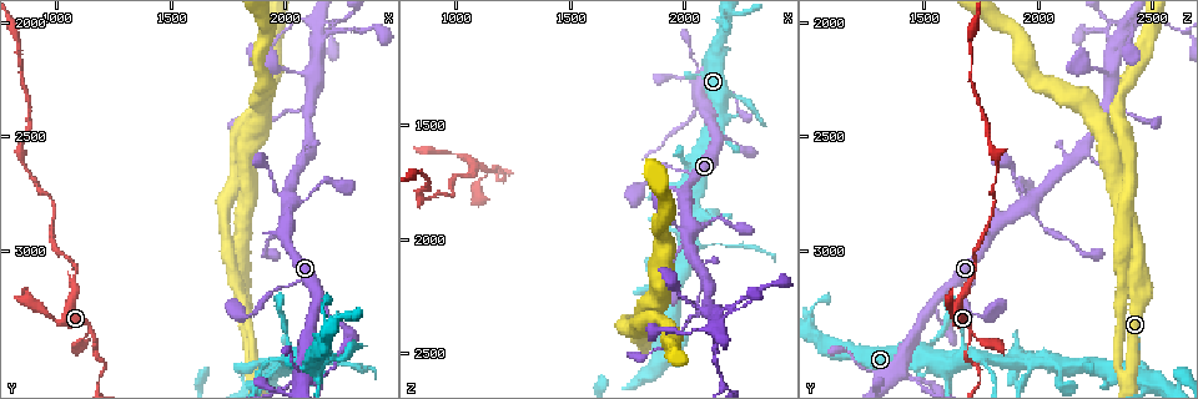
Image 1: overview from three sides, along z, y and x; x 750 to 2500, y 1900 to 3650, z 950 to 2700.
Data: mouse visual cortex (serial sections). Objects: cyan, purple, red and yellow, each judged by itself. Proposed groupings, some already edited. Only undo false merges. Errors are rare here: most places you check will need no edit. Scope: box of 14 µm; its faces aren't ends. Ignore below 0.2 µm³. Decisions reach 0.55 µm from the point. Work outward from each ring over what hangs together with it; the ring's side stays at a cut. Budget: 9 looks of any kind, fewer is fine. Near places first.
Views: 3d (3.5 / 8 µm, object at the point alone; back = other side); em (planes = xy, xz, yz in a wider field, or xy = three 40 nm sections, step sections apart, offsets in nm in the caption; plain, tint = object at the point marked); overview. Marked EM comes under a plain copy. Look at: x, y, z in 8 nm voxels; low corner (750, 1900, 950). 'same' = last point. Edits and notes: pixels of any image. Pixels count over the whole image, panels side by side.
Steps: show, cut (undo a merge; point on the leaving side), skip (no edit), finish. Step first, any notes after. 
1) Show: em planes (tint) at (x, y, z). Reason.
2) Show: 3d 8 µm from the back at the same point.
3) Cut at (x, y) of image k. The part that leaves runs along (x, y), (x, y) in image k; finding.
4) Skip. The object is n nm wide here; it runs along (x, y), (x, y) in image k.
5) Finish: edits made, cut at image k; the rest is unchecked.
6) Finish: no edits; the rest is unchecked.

Show: 3d 3.5 µm at (1860, 3560, 2400). A fork.

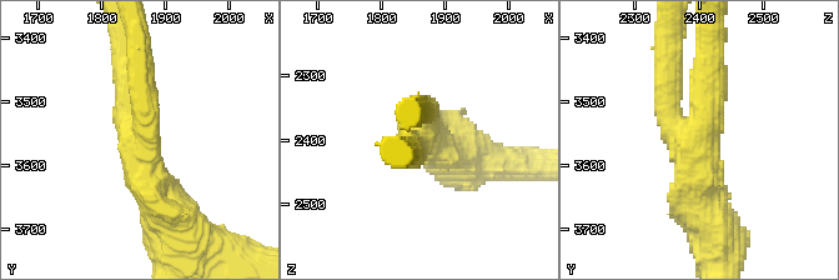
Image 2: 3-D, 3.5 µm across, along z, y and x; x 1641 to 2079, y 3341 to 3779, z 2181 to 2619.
Show: em xy step 5 (tint) at (1855, 3555, 2390). 3 arms meet here; the arms are 350, 400, 400 nm wide.

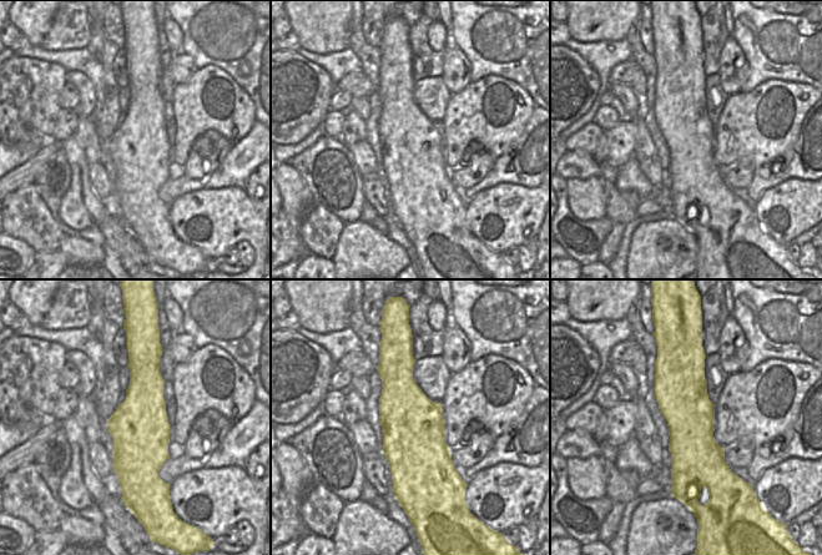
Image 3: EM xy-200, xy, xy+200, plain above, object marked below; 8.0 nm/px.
Show: em xy step 2 (tint) at the same point. Cut it another way.

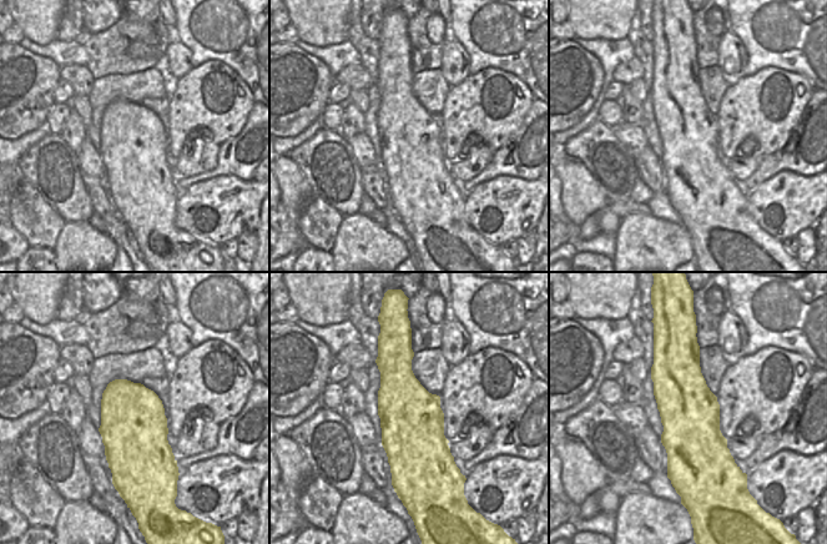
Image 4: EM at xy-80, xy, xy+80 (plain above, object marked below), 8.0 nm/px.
Skip. It runs along (406, 150), (425, 119), (421, 109) in image 2; one cell here.

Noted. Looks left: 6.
Show: 3d 3.5 µm at (2020, 3470, 1760). Three arms meet.

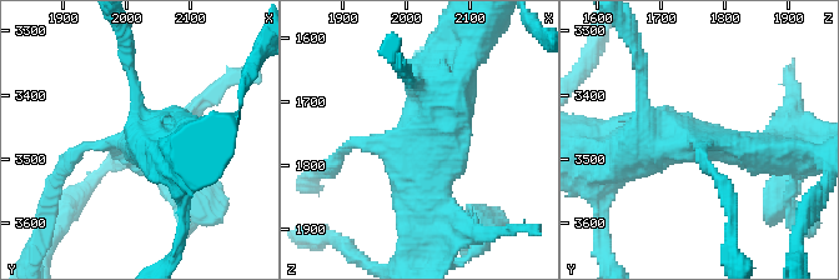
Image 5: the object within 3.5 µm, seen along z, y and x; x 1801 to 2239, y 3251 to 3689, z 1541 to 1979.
Show: em xy step 5 (tint) at (2005, 3480, 1755). Shape alone is not enough.

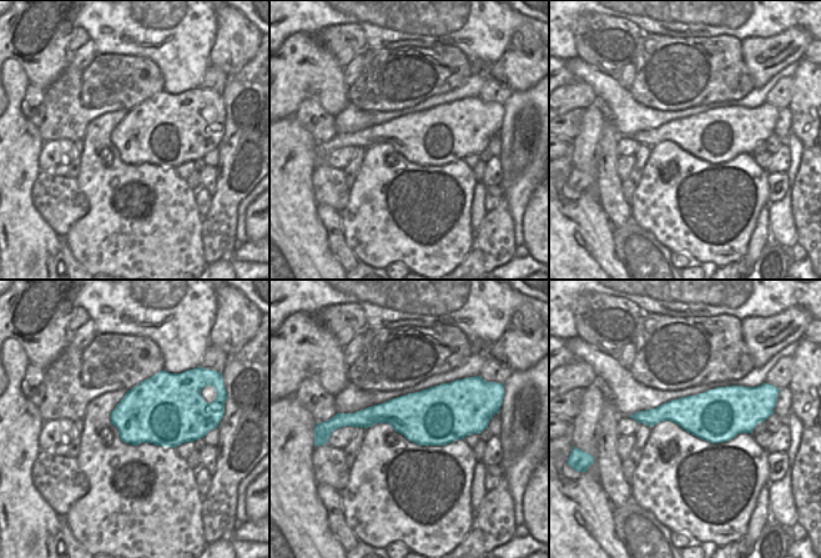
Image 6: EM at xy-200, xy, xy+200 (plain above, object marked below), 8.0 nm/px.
Skip. It runs along (453, 58), (430, 129), (426, 211) in image 5; all the same cell.

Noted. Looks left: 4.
Show: 3d 8 µm at (2050, 3550, 1430). Two arms at a narrow angle.

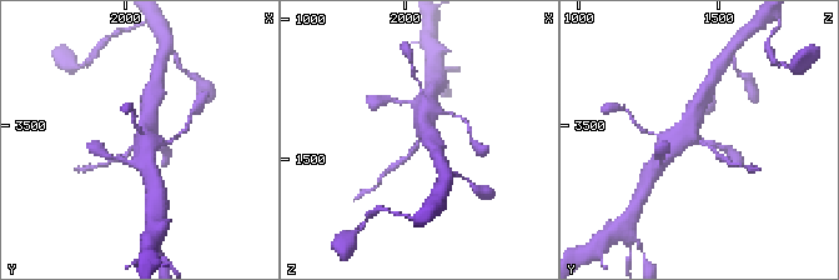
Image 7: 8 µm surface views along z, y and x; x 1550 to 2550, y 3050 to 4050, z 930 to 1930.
Show: 3d 3.5 µm at (2040, 3550, 1430).

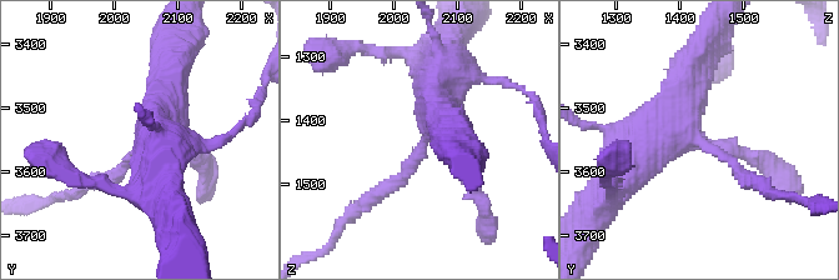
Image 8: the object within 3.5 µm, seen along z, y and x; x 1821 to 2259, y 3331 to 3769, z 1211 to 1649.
Show: em xy step 5 (tint) at (2050, 3555, 1430). Shape alone is not enough.

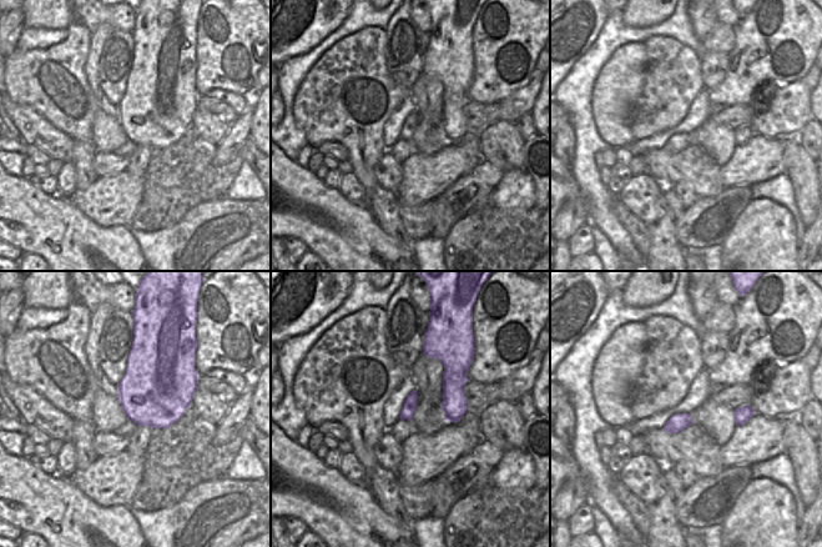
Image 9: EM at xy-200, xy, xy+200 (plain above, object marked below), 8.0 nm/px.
Skip. It runs along (688, 76), (659, 141), (592, 126) in image 8; continuous, no second cell.

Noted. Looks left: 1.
Finish: no edits; the rest is unchecked.

